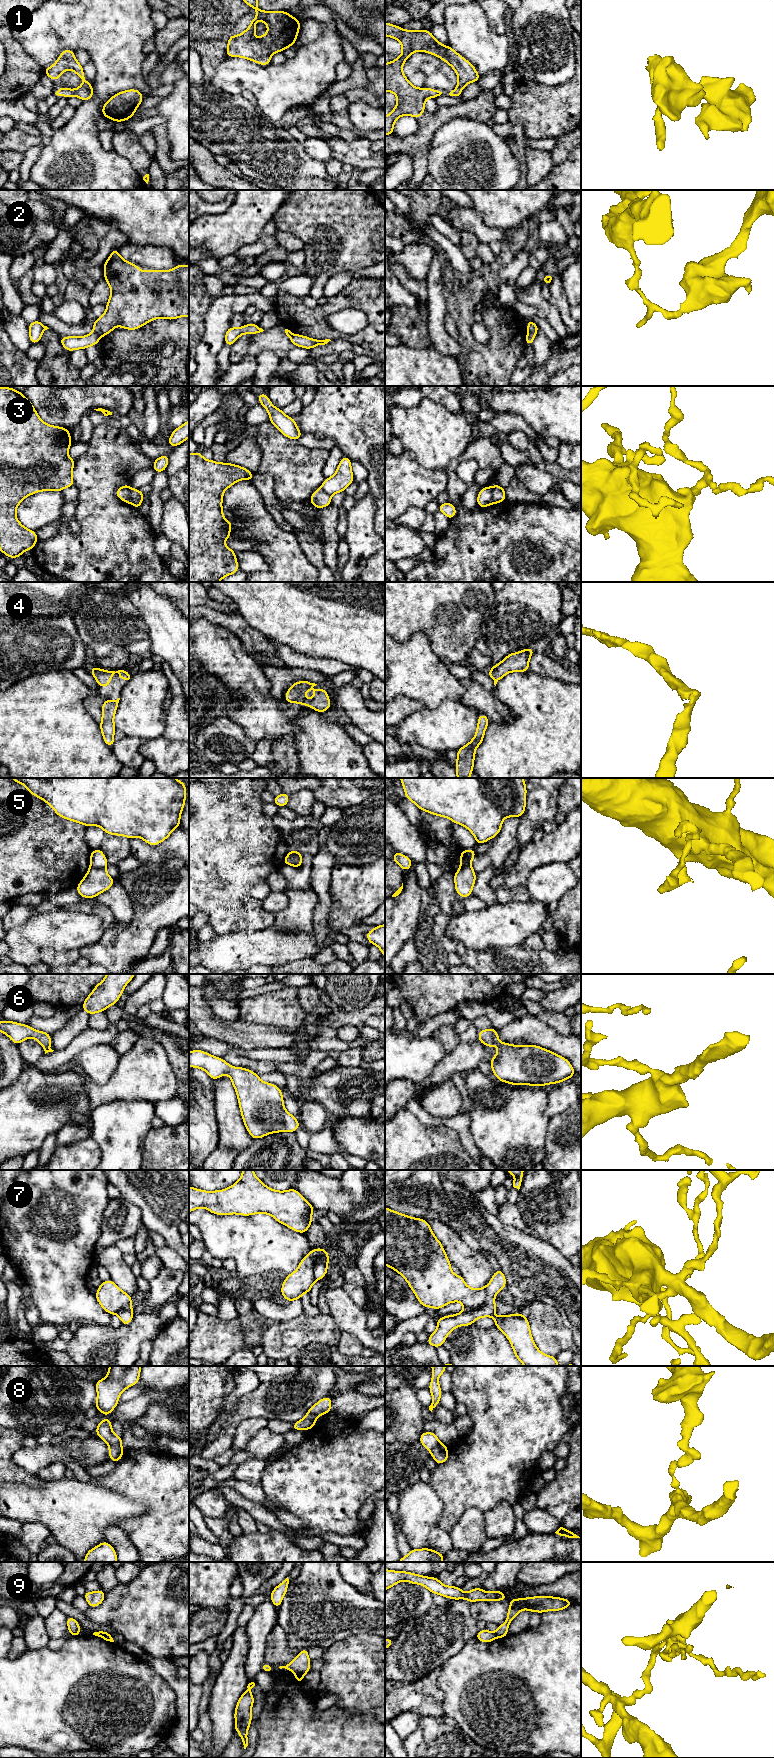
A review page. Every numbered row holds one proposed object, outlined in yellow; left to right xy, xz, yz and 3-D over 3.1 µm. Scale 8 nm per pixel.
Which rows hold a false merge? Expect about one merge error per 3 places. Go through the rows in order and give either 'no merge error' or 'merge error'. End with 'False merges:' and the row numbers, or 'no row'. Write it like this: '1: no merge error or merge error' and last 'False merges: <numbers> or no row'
1: no merge error
2: merge error
3: merge error
4: no merge error
5: merge error
6: no merge error
7: merge error
8: merge error
9: merge error
False merges: 2, 3, 5, 7, 8, 9

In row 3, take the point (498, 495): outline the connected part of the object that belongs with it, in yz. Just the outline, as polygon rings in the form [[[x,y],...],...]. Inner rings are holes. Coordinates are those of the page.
[[[498,483],[491,488],[492,504],[498,504],[506,500],[506,489],[503,489]]]

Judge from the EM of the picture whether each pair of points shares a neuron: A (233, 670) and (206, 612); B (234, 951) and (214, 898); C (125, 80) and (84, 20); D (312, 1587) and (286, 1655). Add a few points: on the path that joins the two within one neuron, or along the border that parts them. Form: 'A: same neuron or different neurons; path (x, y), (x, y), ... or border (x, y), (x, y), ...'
A: different neurons; border (199, 618), (205, 618), (228, 629), (232, 633)
B: different neurons; border (250, 930), (239, 930), (217, 935)
C: same neuron; path (119, 65), (118, 54), (99, 35)
D: different neurons; border (278, 1625), (286, 1633), (287, 1643), (298, 1652)

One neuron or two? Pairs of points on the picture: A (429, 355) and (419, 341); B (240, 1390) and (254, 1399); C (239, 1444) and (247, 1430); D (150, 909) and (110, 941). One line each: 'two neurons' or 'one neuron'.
A: two neurons
B: two neurons
C: one neuron
D: one neuron

